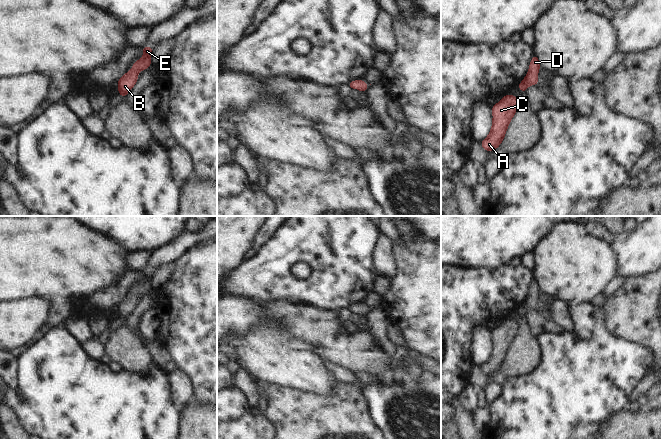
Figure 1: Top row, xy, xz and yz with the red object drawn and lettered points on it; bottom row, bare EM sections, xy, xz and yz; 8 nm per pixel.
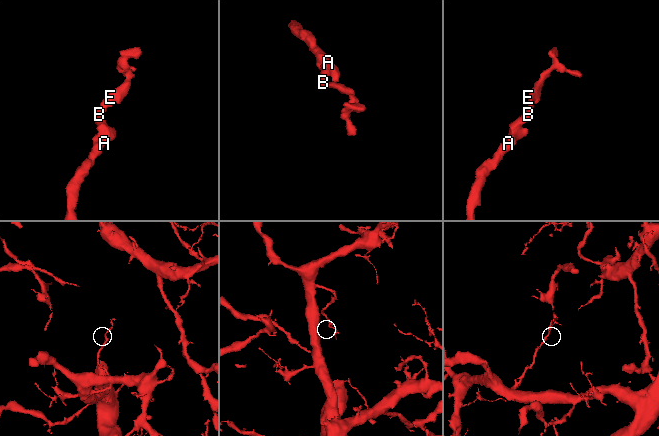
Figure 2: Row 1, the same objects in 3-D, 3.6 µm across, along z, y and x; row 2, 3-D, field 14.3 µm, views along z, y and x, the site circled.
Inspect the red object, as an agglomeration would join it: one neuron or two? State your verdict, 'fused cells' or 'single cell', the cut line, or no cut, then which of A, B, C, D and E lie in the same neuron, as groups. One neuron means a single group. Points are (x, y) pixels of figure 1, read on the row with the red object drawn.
single cell; no cut; A B C D E

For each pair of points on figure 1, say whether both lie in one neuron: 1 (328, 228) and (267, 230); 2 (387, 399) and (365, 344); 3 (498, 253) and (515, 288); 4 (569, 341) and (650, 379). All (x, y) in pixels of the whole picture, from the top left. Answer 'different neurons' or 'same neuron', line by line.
1: different neurons
2: different neurons
3: different neurons
4: different neurons

